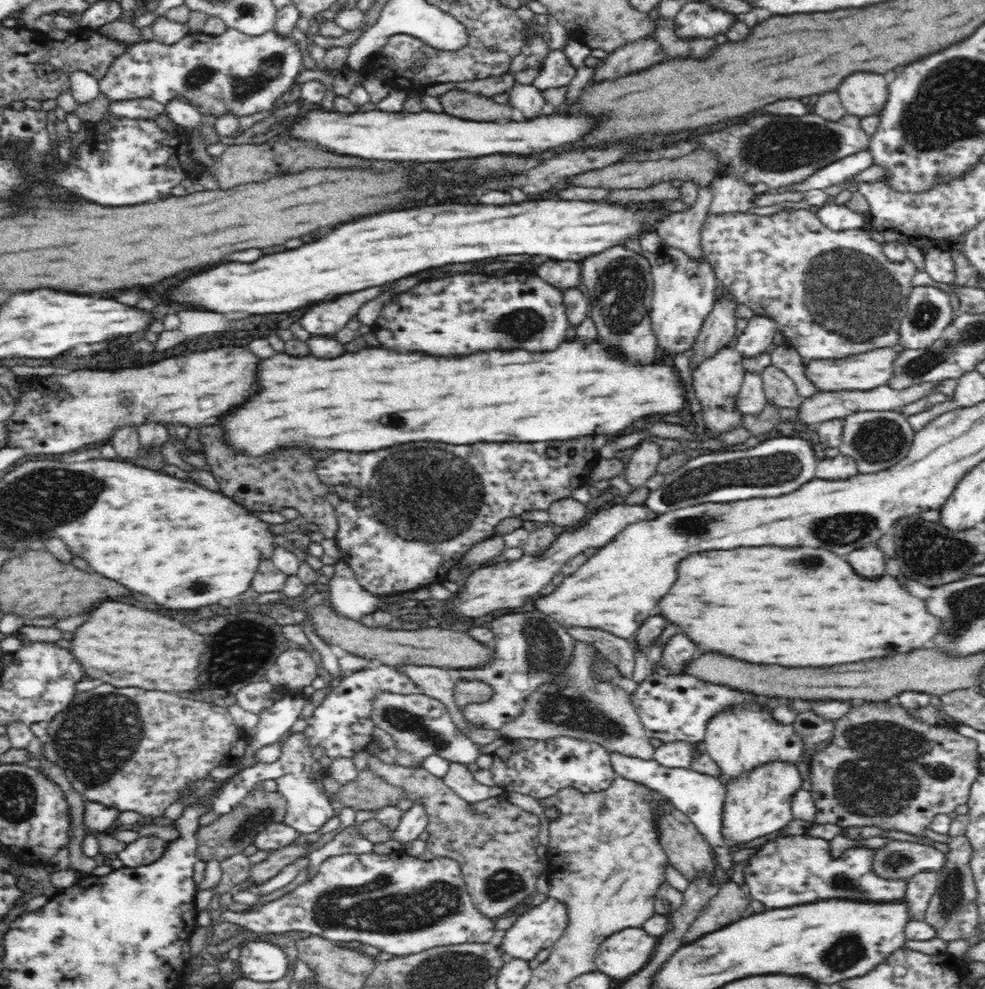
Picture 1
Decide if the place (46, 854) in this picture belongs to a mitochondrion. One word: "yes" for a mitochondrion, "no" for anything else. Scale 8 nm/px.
no

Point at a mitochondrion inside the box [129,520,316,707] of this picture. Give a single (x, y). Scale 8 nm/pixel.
(239, 648)

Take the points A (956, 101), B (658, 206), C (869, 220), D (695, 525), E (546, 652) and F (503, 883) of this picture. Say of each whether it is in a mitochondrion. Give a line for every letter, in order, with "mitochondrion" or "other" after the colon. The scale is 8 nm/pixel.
A: mitochondrion
B: other
C: other
D: mitochondrion
E: mitochondrion
F: mitochondrion

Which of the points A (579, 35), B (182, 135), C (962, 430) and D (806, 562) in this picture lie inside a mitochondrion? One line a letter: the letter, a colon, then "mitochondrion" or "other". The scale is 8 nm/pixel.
A: other
B: other
C: other
D: mitochondrion

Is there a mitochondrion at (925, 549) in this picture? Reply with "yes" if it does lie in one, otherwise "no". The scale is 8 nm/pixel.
yes

